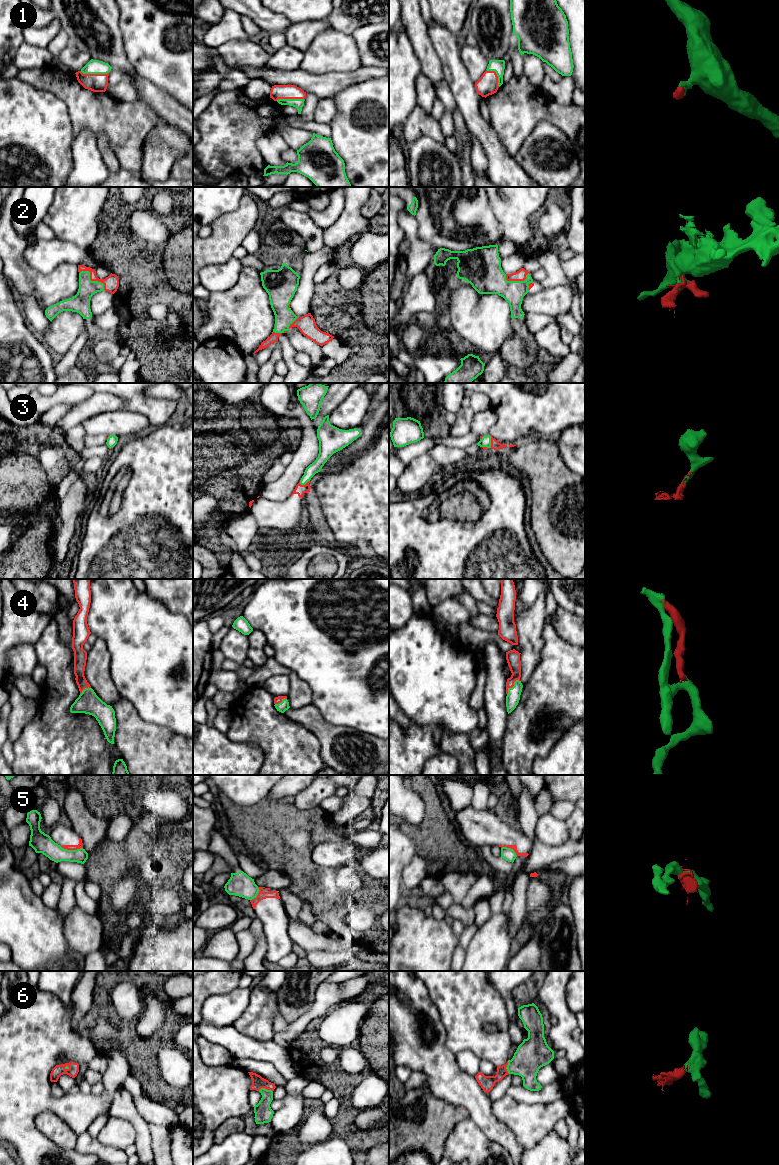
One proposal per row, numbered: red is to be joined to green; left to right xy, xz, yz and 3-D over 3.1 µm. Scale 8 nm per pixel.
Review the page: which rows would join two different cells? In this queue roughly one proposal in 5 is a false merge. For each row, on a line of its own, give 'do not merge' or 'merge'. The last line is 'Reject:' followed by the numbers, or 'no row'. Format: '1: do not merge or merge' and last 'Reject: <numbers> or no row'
1: merge
2: merge
3: merge
4: merge
5: do not merge
6: merge
Reject: 5

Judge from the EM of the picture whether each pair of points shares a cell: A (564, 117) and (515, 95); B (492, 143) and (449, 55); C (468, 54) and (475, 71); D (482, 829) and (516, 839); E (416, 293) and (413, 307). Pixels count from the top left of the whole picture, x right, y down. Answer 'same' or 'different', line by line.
A: same
B: same
C: same
D: same
E: same

